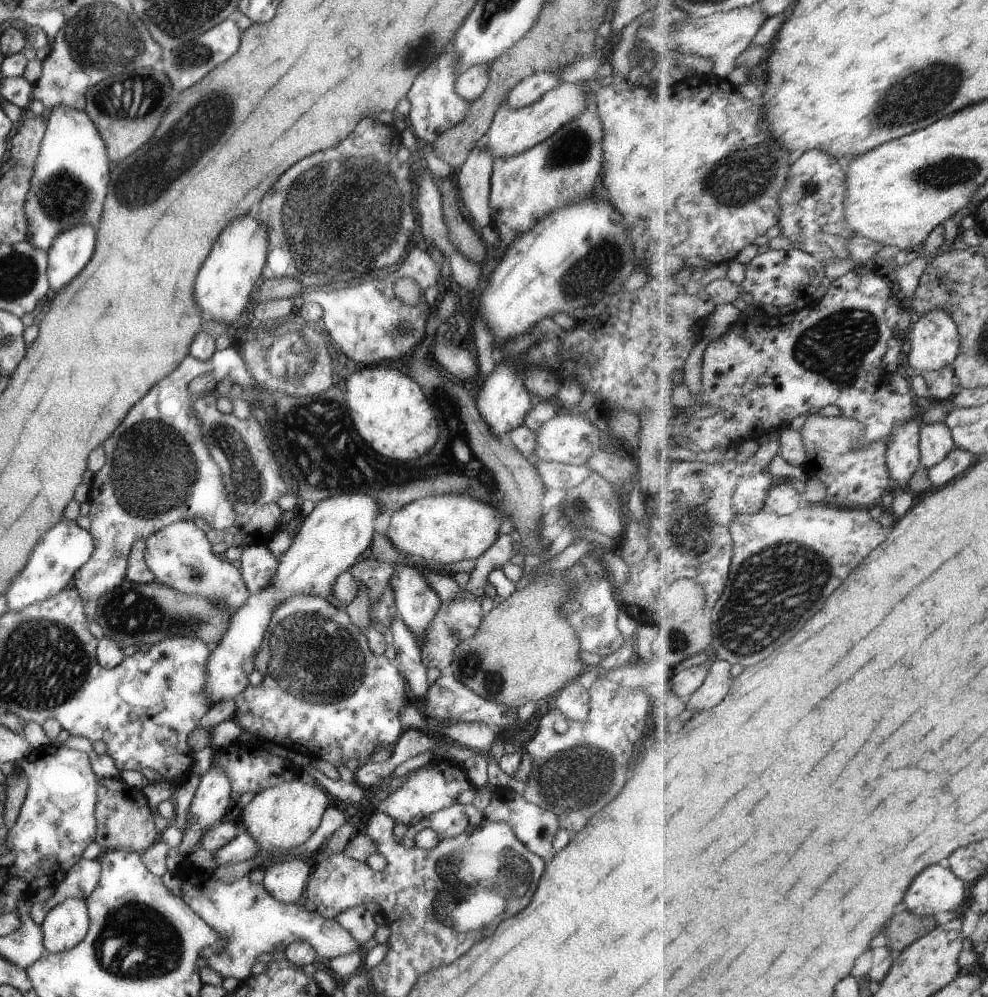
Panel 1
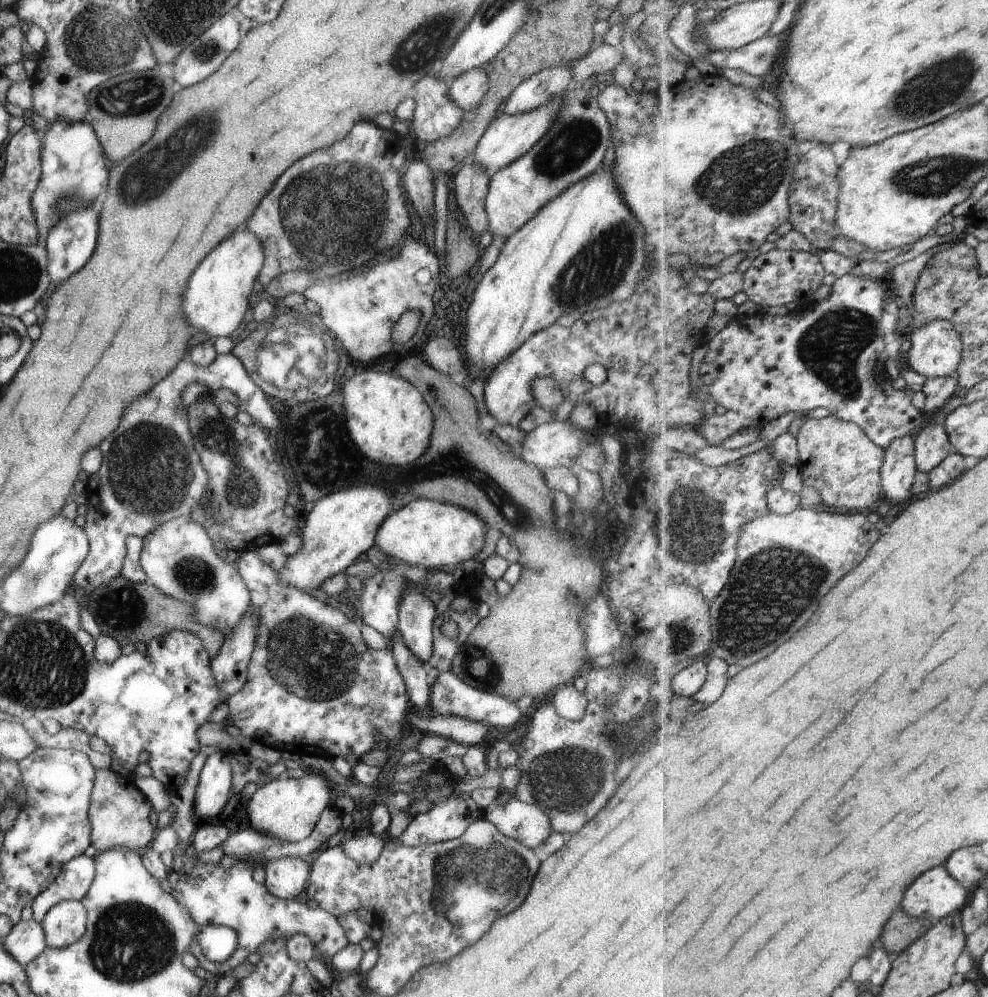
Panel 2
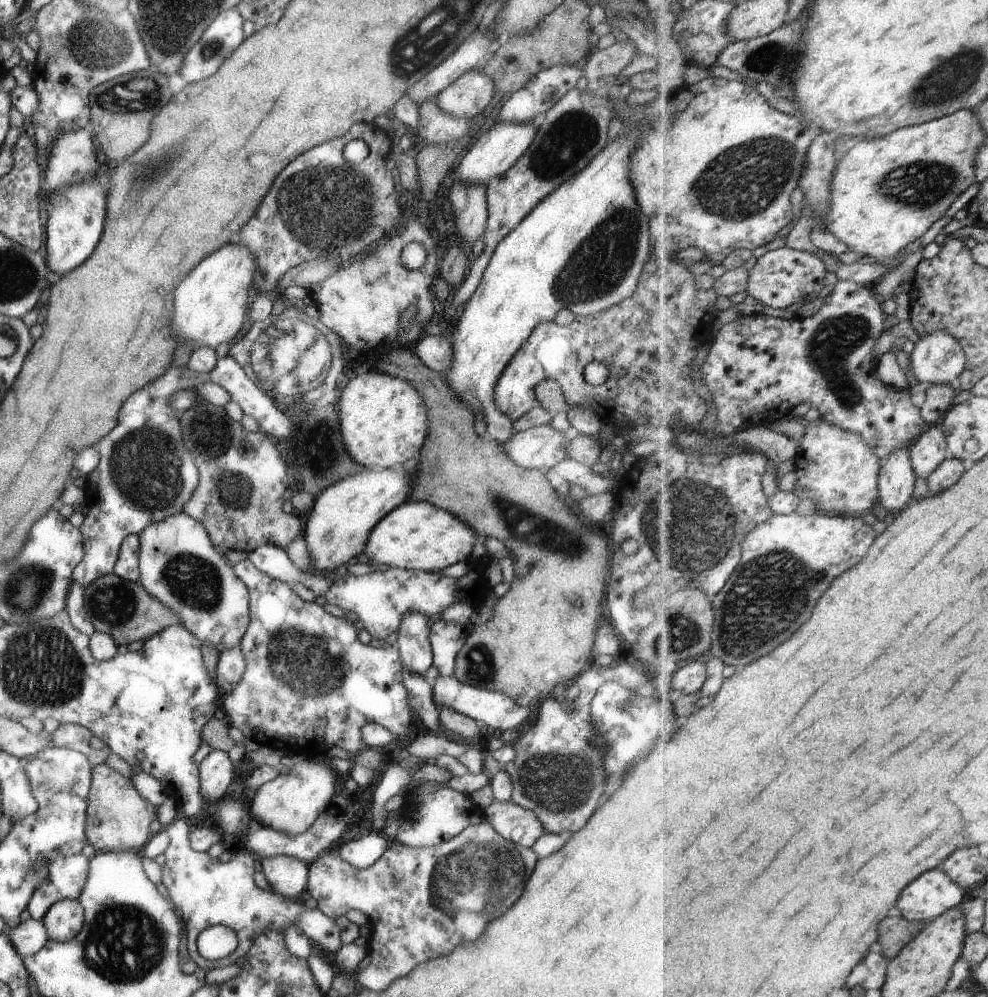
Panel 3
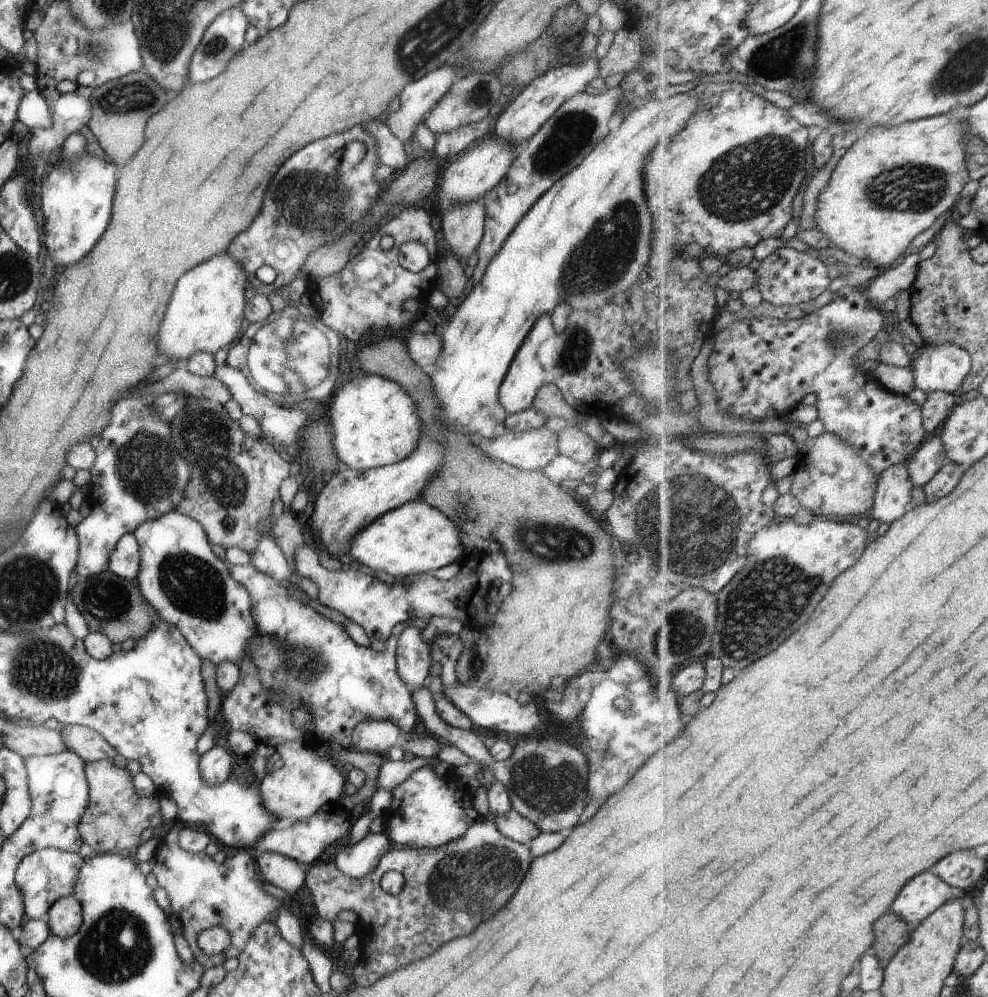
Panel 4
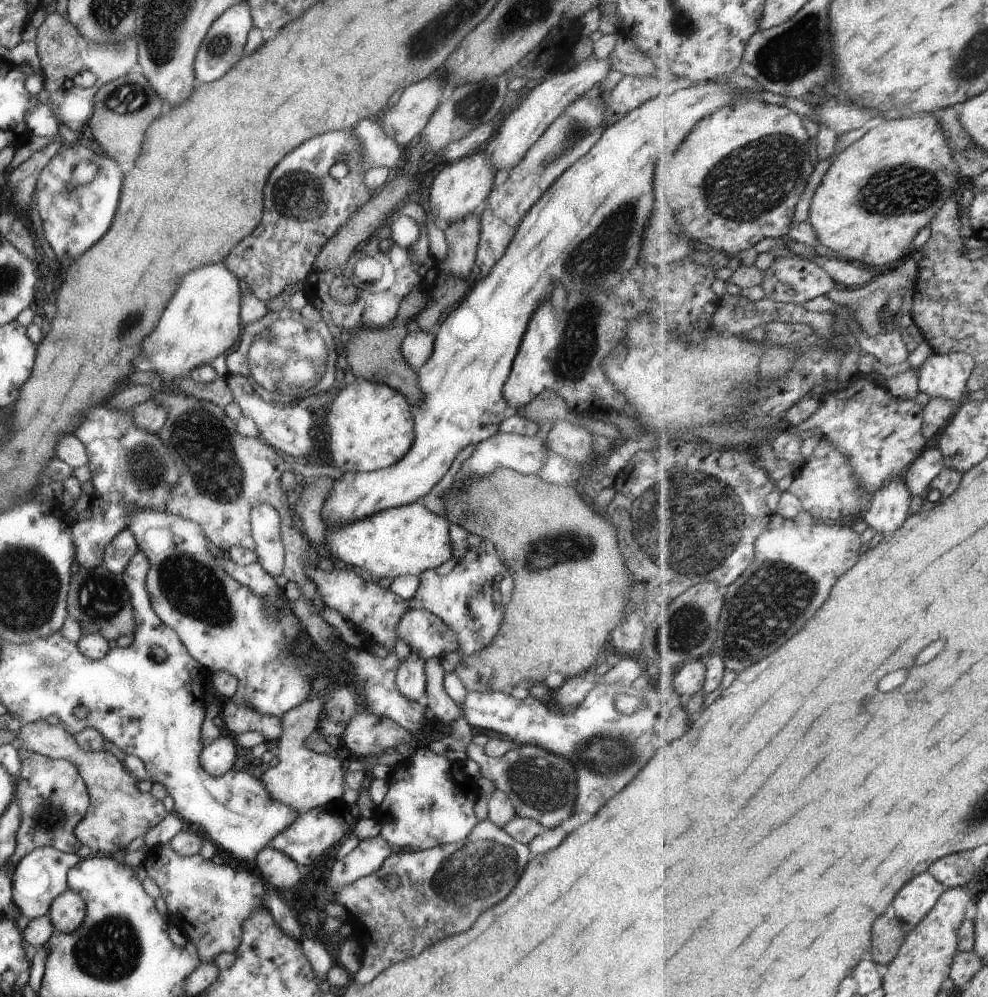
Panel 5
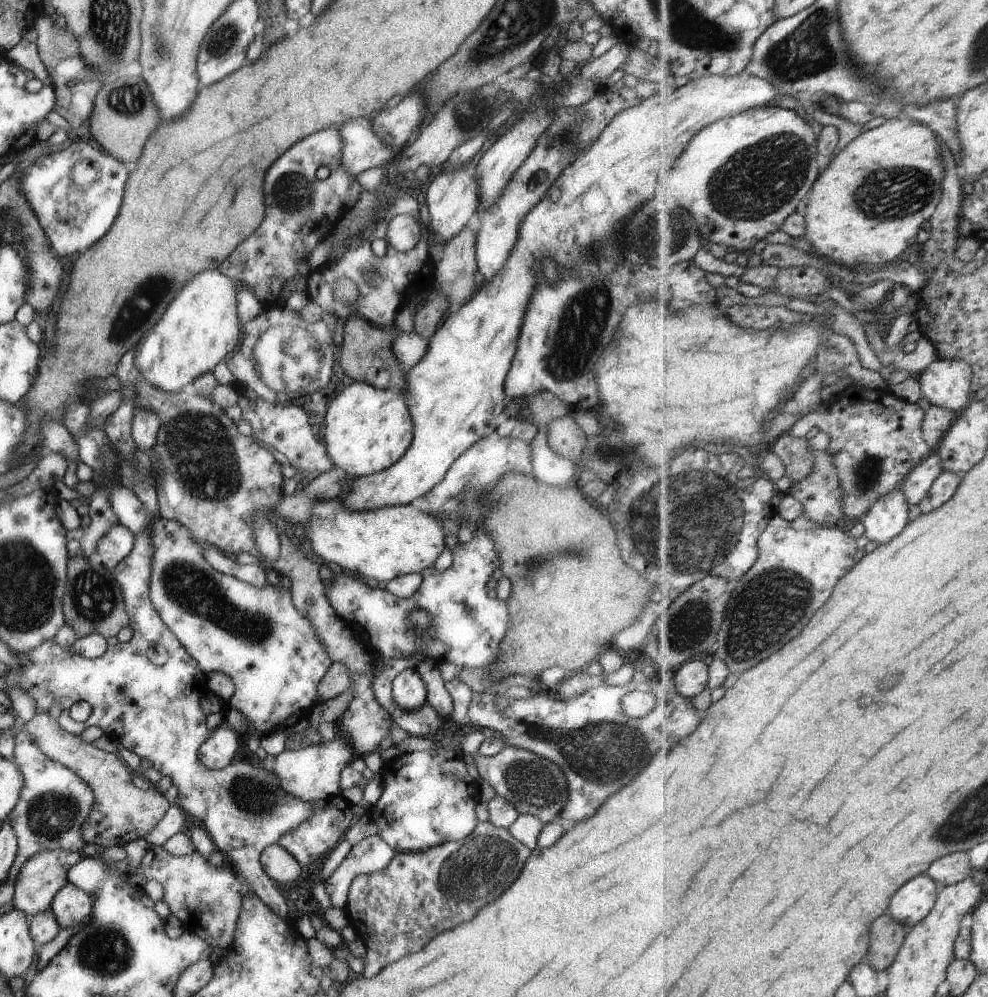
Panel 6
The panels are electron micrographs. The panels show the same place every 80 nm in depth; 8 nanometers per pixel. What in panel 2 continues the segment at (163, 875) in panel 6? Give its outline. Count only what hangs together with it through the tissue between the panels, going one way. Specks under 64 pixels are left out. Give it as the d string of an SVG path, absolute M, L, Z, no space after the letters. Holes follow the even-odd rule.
M198 753L190 762L182 783L168 791L170 806L174 808L169 826L177 834L178 844L172 850L173 859L166 877L172 888L171 896L187 909L192 919L199 926L213 925L236 932L236 947L230 960L216 963L205 958L197 941L191 942L189 951L199 962L197 967L212 975L227 975L236 966L245 962L245 958L255 952L266 940L281 939L287 942L295 935L305 935L315 946L315 950L327 956L329 960L349 944L345 931L332 914L320 907L309 909L303 898L278 899L270 895L262 884L252 879L254 867L251 862L237 860L234 866L224 870L219 864L208 865L196 859L196 850L190 843L198 825L193 820L192 802L203 763L204 758Z

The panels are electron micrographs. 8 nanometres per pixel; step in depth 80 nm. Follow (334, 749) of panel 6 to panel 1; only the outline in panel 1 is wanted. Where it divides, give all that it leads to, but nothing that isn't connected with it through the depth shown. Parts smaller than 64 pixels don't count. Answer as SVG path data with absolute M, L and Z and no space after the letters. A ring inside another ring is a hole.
M297 778L283 781L255 793L251 801L243 807L243 824L249 836L257 843L258 853L247 860L238 863L219 865L211 873L223 884L229 884L242 876L249 874L254 868L265 866L273 860L287 858L287 852L304 843L320 823L323 811L333 802L331 796L317 784L311 786Z

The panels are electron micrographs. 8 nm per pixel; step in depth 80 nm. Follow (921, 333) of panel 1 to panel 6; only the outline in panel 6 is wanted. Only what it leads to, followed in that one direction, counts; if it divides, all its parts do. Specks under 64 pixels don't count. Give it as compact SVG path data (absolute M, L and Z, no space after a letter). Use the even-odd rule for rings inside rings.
M937 359L919 375L922 393L933 405L951 409L957 415L972 402L972 364L963 359Z

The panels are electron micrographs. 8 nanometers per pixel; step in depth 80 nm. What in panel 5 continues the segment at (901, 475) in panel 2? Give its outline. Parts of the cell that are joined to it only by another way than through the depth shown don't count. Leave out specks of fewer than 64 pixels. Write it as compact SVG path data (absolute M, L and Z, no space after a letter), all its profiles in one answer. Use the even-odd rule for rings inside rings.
M901 476L888 480L871 498L869 510L861 514L861 519L876 532L895 532L909 518L911 495Z

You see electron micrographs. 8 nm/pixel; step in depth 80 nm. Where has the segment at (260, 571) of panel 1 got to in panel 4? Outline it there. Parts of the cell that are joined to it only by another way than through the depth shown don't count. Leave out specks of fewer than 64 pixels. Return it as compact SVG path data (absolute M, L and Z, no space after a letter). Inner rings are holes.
M253 563L227 564L227 568L229 574L249 593L256 639L250 642L248 651L241 655L238 681L221 699L220 709L221 714L225 716L225 728L247 732L255 736L258 744L274 748L285 741L302 741L311 750L324 742L337 742L343 749L351 749L351 714L359 712L371 721L389 721L402 733L410 735L409 730L413 728L413 722L417 720L418 714L414 709L411 692L396 669L396 632L384 640L382 651L373 650L368 646L362 647L345 632L342 624L329 620L309 605L290 597L287 589L281 586L279 581L259 572ZM276 691L282 693L282 699L270 700L270 696L273 697ZM299 707L305 707L310 712L310 719L302 725L294 725L292 712Z

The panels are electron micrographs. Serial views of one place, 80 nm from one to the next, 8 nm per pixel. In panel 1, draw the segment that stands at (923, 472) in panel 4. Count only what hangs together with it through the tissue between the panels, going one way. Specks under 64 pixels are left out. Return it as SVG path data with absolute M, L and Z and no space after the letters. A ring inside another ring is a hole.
M944 423L923 424L920 430L921 462L927 469L943 462L958 444Z

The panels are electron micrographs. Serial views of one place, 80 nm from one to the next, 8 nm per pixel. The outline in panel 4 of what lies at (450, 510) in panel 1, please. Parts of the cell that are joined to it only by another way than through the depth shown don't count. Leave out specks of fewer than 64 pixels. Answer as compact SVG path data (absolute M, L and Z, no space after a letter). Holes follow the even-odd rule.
M417 498L384 512L353 538L346 553L349 558L371 570L383 570L399 578L417 573L431 573L441 566L461 559L462 544L458 528L435 507Z

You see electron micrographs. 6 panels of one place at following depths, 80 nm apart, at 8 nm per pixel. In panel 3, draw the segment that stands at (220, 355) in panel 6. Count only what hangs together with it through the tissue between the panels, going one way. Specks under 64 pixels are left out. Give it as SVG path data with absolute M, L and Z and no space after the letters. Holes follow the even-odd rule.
M225 244L221 248L217 248L215 252L211 252L209 256L205 256L177 286L177 290L173 292L173 336L177 343L182 341L195 342L194 347L208 346L213 349L221 343L229 342L233 338L243 324L248 306L247 291L255 287L256 278L254 276L254 258L246 246L235 244Z

